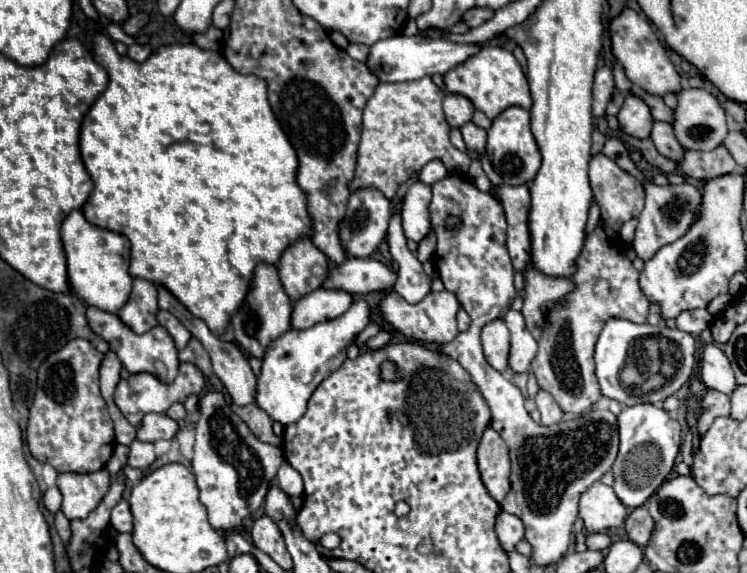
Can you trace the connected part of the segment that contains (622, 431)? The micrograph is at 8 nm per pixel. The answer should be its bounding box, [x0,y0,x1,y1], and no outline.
[613,404,681,508]

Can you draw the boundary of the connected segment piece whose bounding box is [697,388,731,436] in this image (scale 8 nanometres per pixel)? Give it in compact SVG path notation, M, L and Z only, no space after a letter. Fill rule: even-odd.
M711 388L699 398L699 406L703 408L703 412L701 412L699 420L697 420L697 432L699 432L699 436L703 436L709 430L709 426L713 424L715 418L731 414L729 396L721 394L717 390L711 390Z

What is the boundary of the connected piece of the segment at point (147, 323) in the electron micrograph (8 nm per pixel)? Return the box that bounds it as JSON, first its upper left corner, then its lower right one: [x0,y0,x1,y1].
[117,278,157,334]

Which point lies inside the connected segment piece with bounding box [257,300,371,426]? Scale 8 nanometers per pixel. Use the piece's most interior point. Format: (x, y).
(296, 363)

